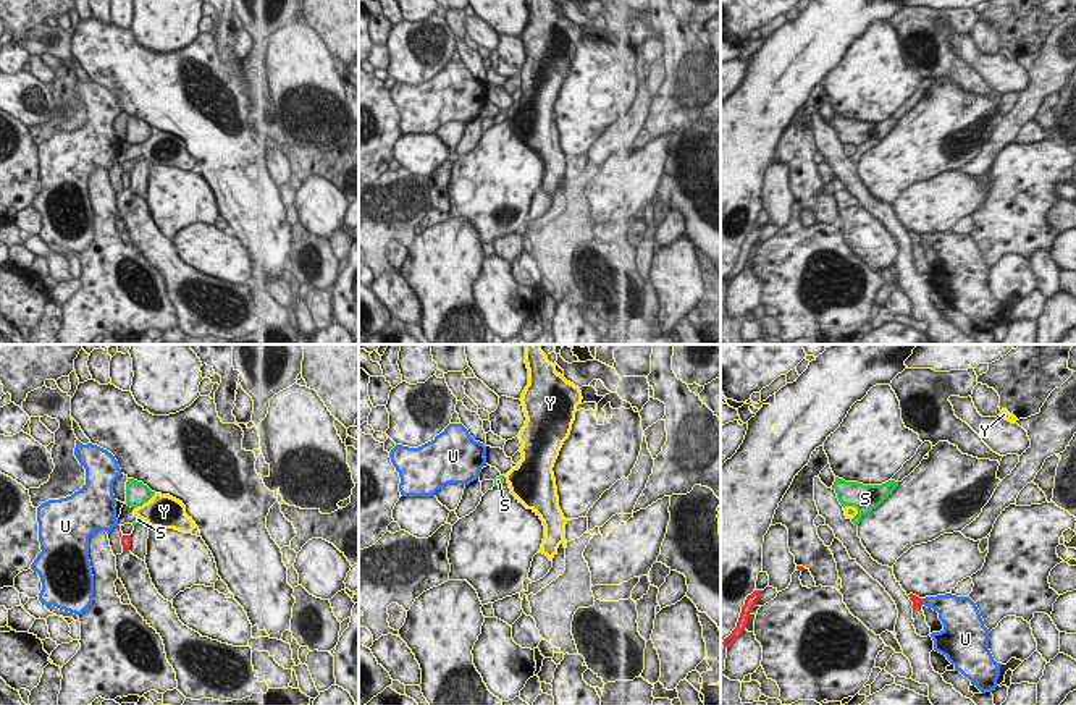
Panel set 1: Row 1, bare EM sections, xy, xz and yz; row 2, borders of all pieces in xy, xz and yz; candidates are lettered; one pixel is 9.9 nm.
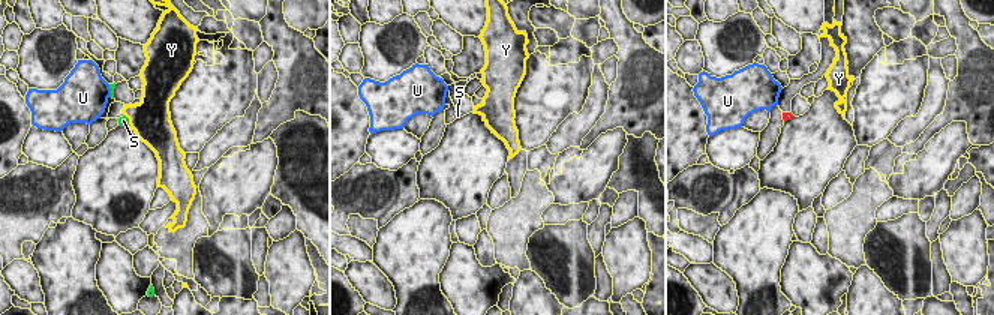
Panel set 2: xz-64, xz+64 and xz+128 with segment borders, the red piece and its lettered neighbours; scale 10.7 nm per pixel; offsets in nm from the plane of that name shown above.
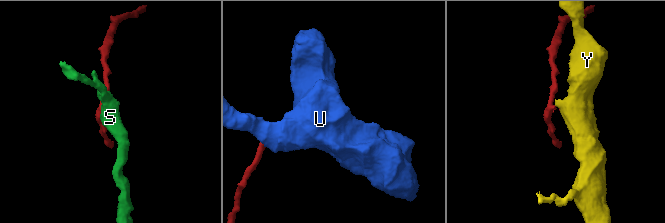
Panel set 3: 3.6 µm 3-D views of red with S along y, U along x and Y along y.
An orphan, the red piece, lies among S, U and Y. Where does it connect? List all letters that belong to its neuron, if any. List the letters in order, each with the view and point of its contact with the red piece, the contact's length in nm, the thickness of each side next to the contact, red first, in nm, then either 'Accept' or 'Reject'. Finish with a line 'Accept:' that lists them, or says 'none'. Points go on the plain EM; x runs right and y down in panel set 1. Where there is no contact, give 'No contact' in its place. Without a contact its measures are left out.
S: Touches red at xz (504, 118). Shared border 70 nm. Thickness 30 nm (red) against 90 nm. Accept
U: Touches red at yz (921, 240). Shared border 70 nm. Thickness 100 nm (red) against 220 nm. Reject
Y: Touches red at xz (504, 117). Shared border 80 nm. Thickness 30 nm (red) against 400 nm. Reject
Accept: S.

